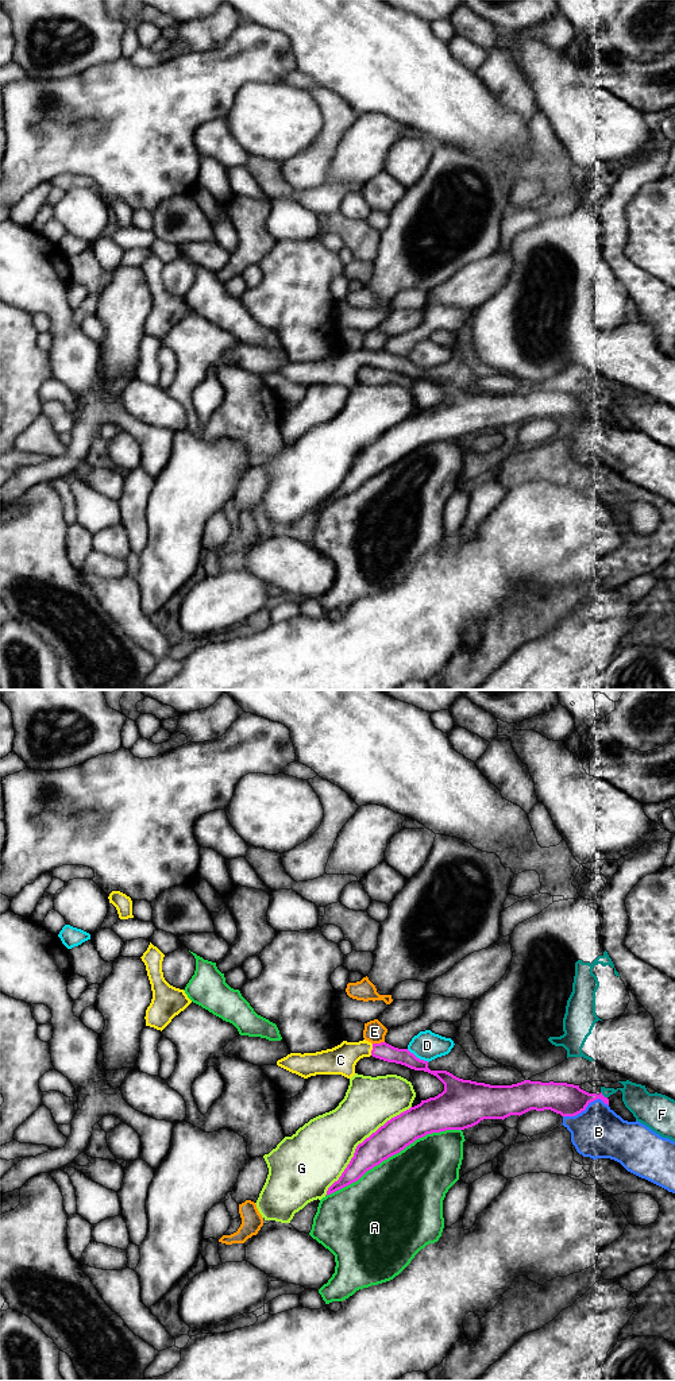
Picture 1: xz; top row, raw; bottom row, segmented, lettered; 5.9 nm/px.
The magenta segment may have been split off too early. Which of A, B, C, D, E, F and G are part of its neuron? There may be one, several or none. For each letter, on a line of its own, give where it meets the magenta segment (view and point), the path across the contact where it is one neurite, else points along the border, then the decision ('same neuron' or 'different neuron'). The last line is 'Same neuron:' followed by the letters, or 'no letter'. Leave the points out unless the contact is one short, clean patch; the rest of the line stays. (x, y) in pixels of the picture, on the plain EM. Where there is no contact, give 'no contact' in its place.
A: contact xz (393, 463); different neuron
B: contact xz (585, 417); different neuron
C: contact xz (373, 358); way xz (382, 359), (373, 358), (354, 359), (340, 369); same neuron
D: contact xz (416, 366); different neuron
E: contact xz (378, 353); different neuron
F: contact xz (602, 404); different neuron
G: contact xz (359, 452); different neuron
Same neuron: C

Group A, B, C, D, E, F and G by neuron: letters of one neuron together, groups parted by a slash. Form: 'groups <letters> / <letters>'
groups A / B / C / D / E / F / G

